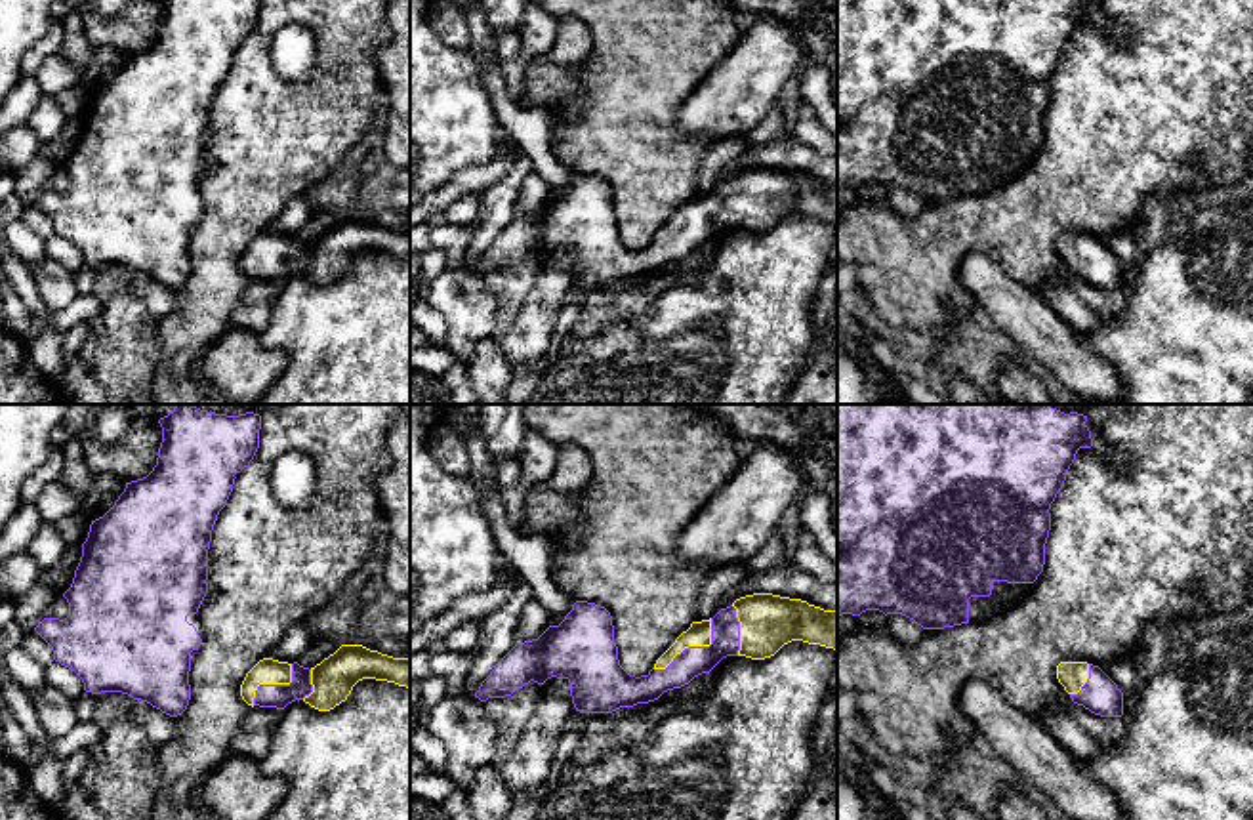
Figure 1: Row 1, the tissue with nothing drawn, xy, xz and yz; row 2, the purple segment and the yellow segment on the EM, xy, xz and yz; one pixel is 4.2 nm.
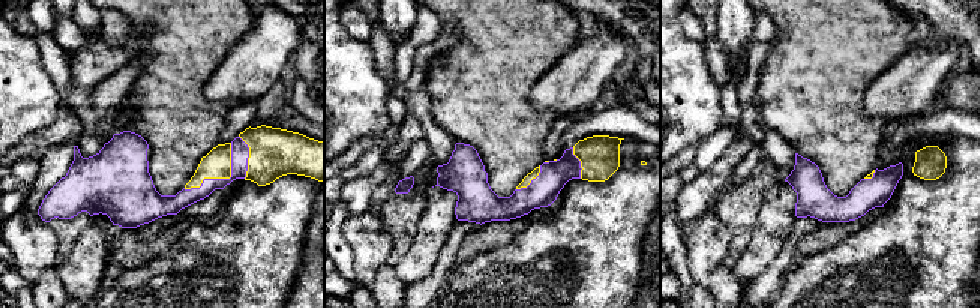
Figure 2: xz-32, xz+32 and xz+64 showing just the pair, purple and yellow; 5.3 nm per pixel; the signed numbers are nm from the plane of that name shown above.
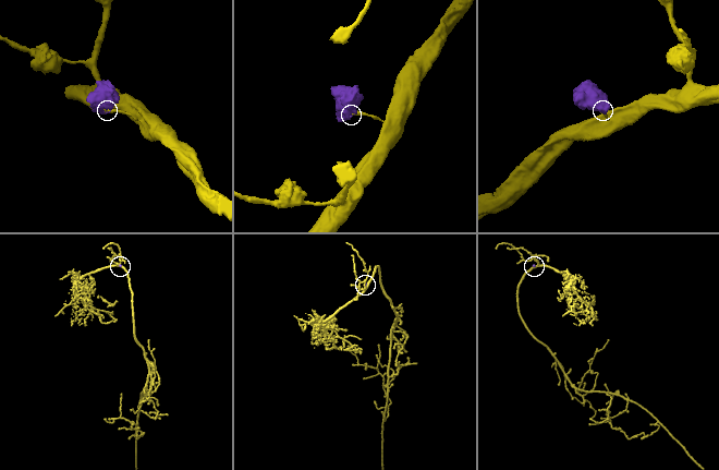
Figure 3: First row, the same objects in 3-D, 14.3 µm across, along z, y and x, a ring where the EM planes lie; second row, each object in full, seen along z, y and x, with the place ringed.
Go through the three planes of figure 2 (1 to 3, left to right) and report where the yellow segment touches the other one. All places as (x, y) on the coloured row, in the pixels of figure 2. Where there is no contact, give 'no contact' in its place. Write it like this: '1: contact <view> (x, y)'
1: contact xz-32 (222, 179)
2: contact xz+32 (532, 181)
3: contact xz+64 (872, 178)

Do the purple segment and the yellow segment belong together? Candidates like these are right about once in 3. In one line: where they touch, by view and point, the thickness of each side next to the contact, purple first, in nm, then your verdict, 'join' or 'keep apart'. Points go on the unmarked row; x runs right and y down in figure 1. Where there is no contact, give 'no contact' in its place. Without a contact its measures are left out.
meets purple in xz at (693, 220); 130 nm thick on the purple side, 100 nm on the other; join

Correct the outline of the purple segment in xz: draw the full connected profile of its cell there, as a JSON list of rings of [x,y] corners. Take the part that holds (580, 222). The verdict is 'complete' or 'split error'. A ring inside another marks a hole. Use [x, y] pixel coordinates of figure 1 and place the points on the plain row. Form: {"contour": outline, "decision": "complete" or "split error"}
{"contour": [[[753,166],[736,172],[713,191],[692,195],[675,215],[641,250],[629,248],[618,233],[610,185],[595,175],[576,174],[559,198],[549,198],[538,212],[517,215],[481,256],[475,271],[505,271],[530,254],[566,252],[570,269],[580,286],[612,286],[658,273],[664,265],[688,257],[694,250],[709,246],[727,229],[765,233],[784,217],[803,214],[837,223],[837,183],[824,183],[801,172],[772,166]]], "decision": "split error"}

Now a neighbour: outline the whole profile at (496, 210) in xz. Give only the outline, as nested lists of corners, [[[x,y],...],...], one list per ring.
[[[519,147],[509,172],[481,193],[479,223],[463,256],[463,267],[479,263],[481,256],[490,248],[494,238],[515,219],[515,204],[523,181],[534,172],[532,160]]]

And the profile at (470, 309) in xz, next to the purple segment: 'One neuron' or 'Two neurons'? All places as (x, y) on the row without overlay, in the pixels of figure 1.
Two neurons

